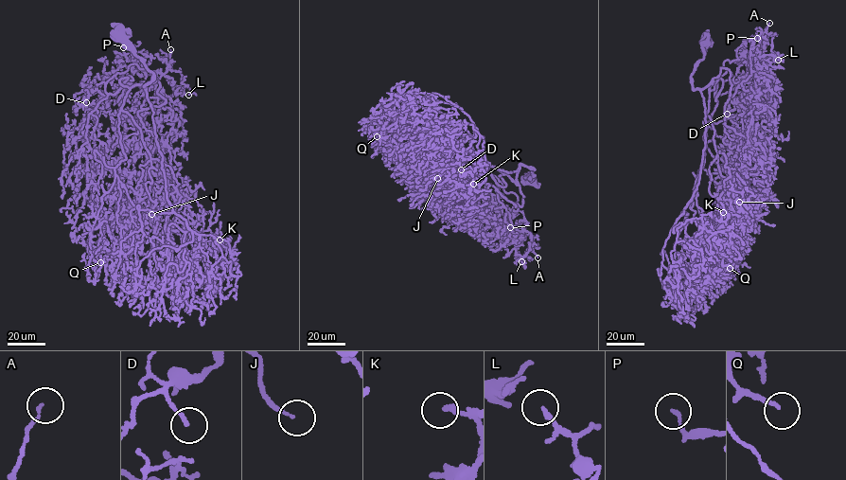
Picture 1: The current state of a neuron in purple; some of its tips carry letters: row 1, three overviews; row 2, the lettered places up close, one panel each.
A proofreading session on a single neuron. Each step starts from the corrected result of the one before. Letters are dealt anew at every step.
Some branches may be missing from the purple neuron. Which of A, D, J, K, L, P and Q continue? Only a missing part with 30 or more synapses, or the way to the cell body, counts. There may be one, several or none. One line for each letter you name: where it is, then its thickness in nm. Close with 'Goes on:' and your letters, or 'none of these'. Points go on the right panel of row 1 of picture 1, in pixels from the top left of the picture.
J: place (739, 202); calibre 140 nm
K: place (723, 212); calibre 170 nm
L: place (778, 60); calibre 160 nm
Goes on: J, K, L

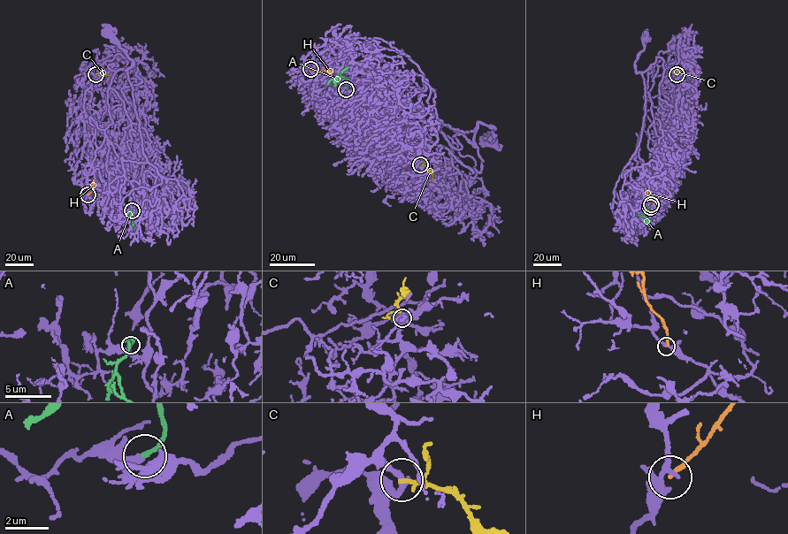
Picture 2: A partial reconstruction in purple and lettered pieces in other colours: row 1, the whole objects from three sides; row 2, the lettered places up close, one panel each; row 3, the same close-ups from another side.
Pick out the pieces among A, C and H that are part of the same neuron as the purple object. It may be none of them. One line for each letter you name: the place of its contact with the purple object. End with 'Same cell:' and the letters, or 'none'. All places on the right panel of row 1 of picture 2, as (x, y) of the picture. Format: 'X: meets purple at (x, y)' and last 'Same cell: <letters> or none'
A: meets purple at (650, 207)
Same cell: A

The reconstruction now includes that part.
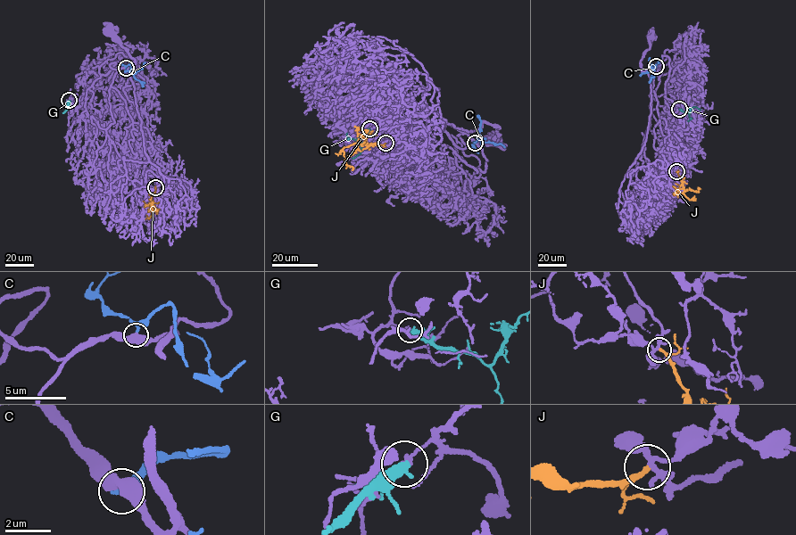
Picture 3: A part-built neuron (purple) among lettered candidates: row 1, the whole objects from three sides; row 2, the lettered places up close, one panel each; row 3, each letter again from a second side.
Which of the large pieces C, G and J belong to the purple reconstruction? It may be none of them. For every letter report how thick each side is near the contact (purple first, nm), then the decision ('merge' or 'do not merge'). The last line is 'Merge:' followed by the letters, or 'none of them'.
C: calibres 440 and 260 nm; do not merge
G: calibres 180 and 440 nm; do not merge
J: calibres 220 and 200 nm; do not merge
Merge: none of them

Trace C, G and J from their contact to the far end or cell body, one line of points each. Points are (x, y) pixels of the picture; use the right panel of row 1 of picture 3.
C: (656, 67), (650, 63), (652, 74), (649, 83)
G: (679, 109), (688, 113), (693, 107), (700, 109)
J: (676, 171), (684, 190), (695, 192), (700, 189)

